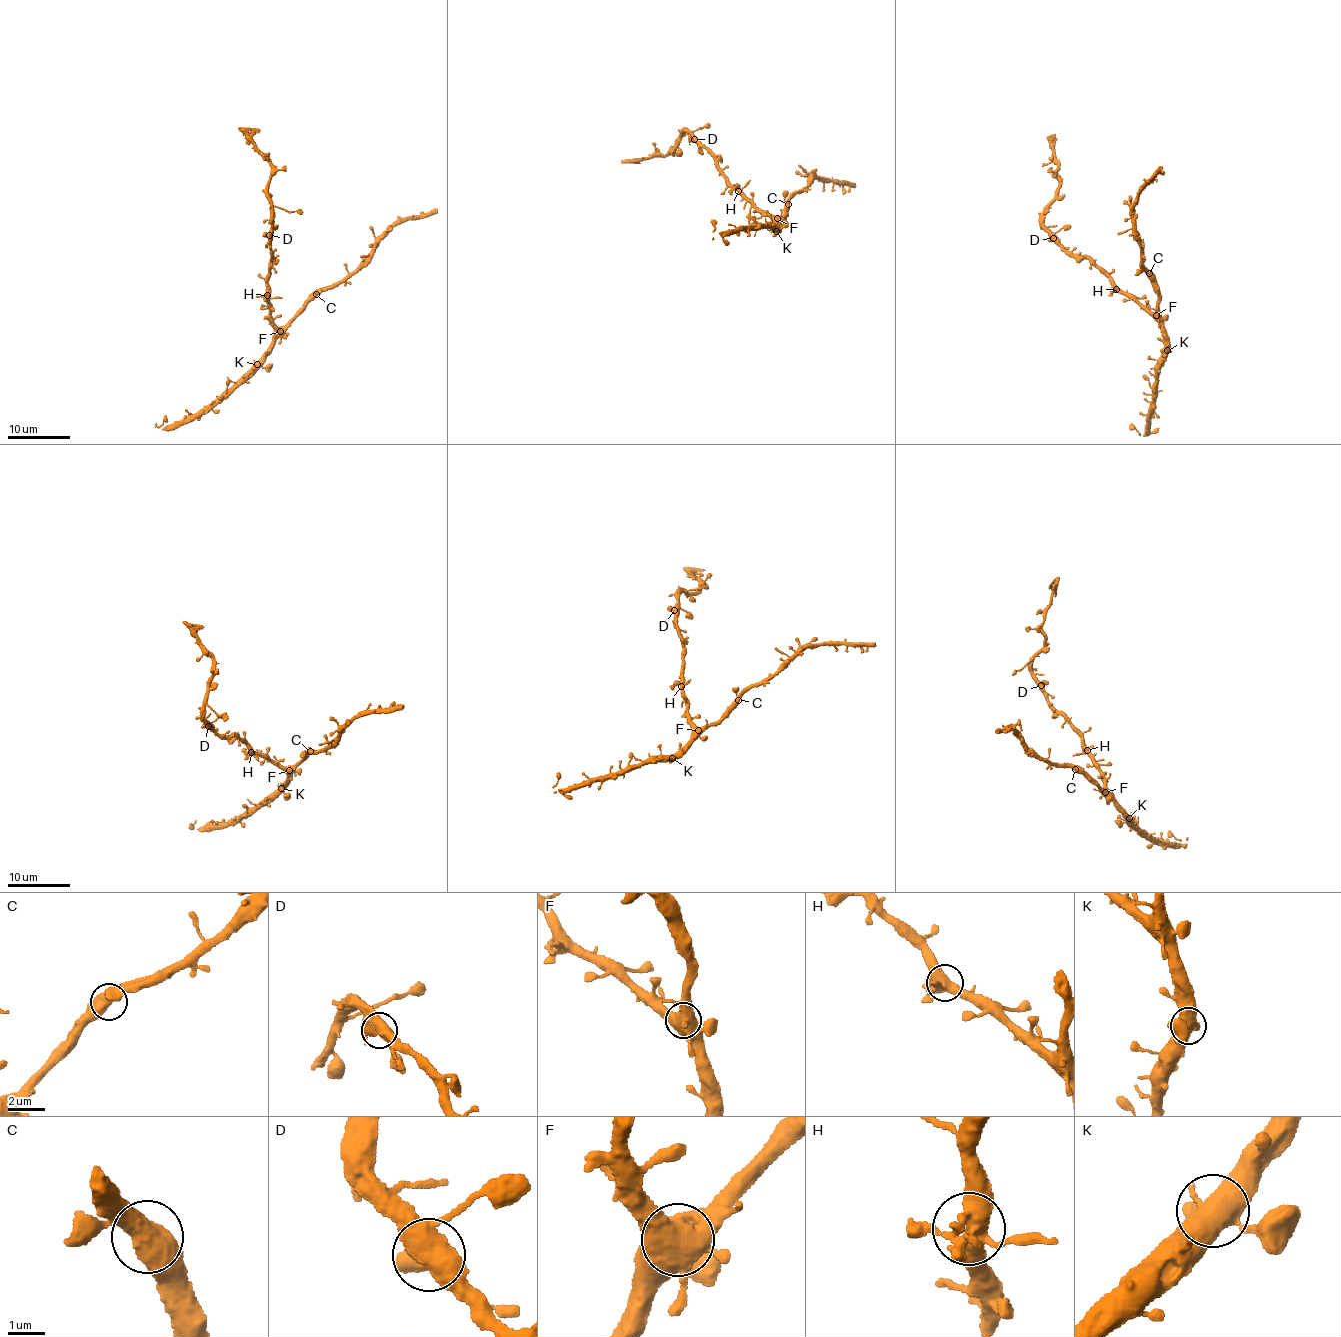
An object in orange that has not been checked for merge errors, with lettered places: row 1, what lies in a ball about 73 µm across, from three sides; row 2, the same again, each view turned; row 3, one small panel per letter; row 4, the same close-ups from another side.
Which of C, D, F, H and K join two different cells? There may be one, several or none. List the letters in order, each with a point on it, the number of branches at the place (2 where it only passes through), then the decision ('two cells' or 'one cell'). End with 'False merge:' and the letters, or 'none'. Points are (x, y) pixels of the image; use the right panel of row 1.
C: at (1149, 273); 3 branches meet; one cell
D: at (1053, 238); 4 branches meet; one cell
F: at (1156, 315); 6 branches meet; one cell
H: at (1116, 289); 5 branches meet; one cell
K: at (1167, 350); 4 branches meet; one cell
False merge: none

